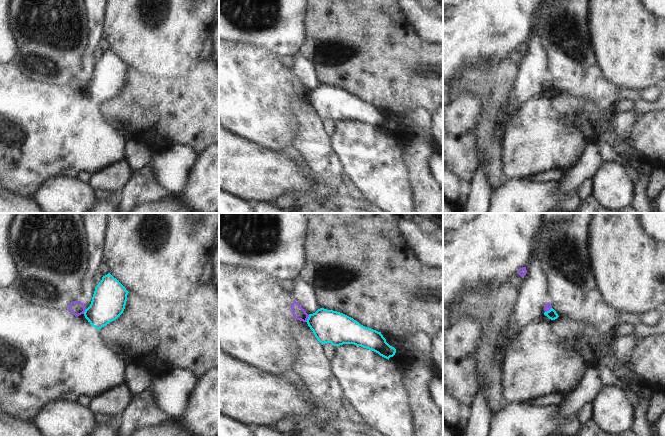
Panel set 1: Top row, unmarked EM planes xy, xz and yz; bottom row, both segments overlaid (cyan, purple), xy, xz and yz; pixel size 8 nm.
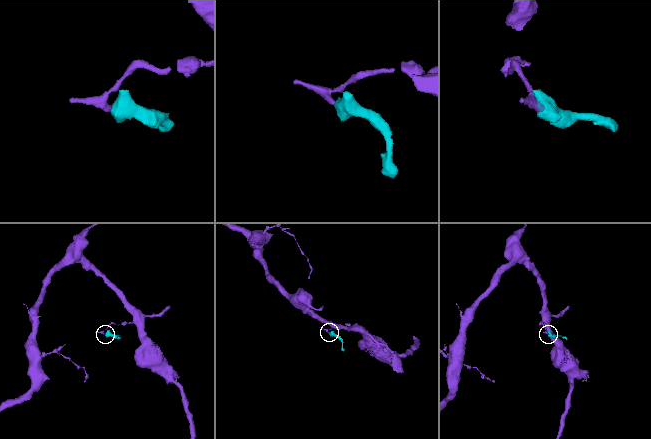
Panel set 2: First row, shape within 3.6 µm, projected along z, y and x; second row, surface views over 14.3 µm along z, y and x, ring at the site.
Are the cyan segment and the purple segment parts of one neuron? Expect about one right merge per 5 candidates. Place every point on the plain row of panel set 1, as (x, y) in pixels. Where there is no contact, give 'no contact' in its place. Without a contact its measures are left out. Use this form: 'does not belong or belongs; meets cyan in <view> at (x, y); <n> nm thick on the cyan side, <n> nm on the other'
does not belong; meets cyan in xz at (308, 94); 260 nm thick on the cyan side, 100 nm on the other

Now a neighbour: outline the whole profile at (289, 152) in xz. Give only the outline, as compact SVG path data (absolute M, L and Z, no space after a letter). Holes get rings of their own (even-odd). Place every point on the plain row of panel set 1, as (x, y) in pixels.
M291 146L284 148L281 151L282 156L288 157L291 160L293 160L295 163L297 163L301 168L305 168L306 167L306 163L302 158L302 155L295 150L294 148L292 148Z

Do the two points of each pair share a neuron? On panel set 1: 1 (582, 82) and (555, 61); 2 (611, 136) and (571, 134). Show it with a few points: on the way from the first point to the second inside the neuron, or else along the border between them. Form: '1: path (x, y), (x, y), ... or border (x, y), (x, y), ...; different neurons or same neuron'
1: path (575, 75), (562, 62); same neuron
2: border (598, 113), (604, 137); different neurons

